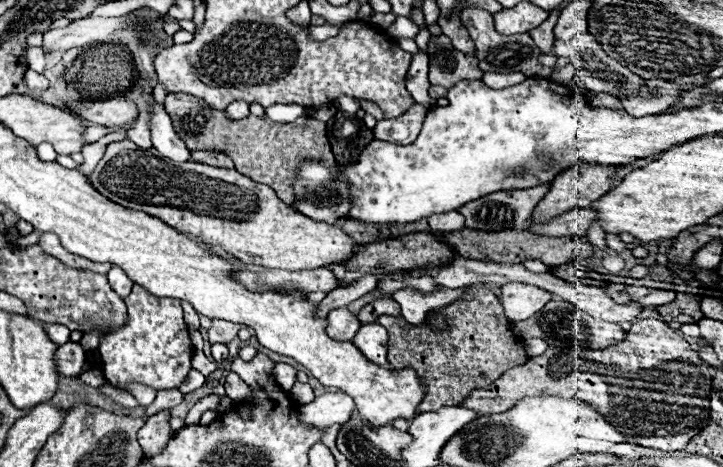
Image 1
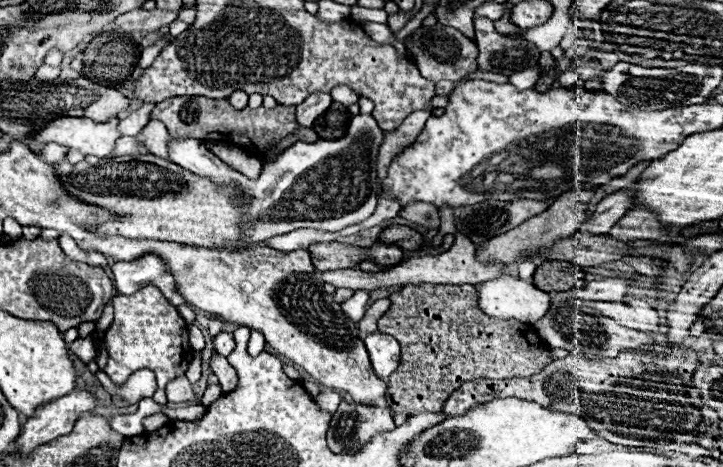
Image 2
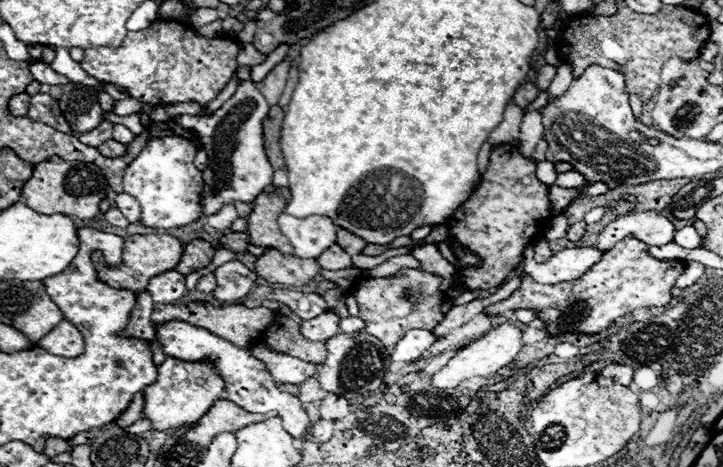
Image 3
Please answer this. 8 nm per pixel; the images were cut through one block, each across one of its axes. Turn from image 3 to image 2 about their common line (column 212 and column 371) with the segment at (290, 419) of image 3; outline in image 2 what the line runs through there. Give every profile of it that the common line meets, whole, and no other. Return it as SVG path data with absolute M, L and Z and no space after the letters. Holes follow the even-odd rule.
M380 332L366 336L364 344L368 348L374 374L386 382L400 364L400 344L392 336Z

